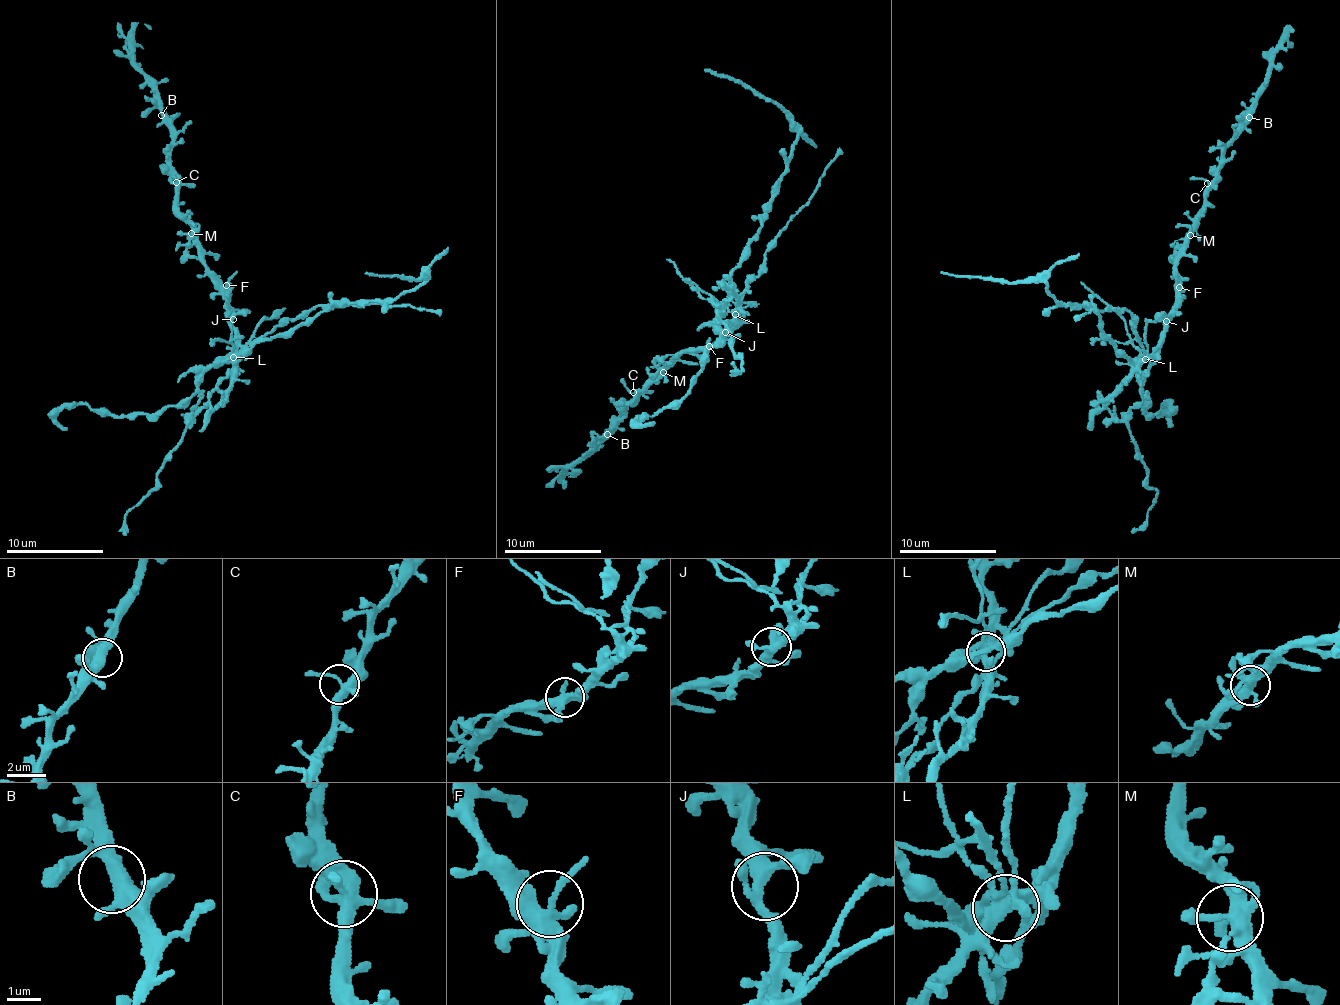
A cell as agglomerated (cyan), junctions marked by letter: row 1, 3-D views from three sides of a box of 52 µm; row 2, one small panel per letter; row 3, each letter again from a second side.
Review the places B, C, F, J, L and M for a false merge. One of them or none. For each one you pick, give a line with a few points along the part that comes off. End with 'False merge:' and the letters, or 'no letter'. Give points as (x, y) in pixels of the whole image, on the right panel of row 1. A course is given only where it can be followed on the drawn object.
L: foreign part runs (1144, 358), (1133, 360), (1116, 354), (1105, 338), (1097, 312), (1083, 305), (1058, 304), (1045, 283), (941, 272)
False merge: L

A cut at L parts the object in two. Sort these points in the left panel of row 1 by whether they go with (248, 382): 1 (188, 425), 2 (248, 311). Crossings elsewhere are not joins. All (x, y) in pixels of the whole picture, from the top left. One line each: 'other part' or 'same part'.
1: other part
2: same part

